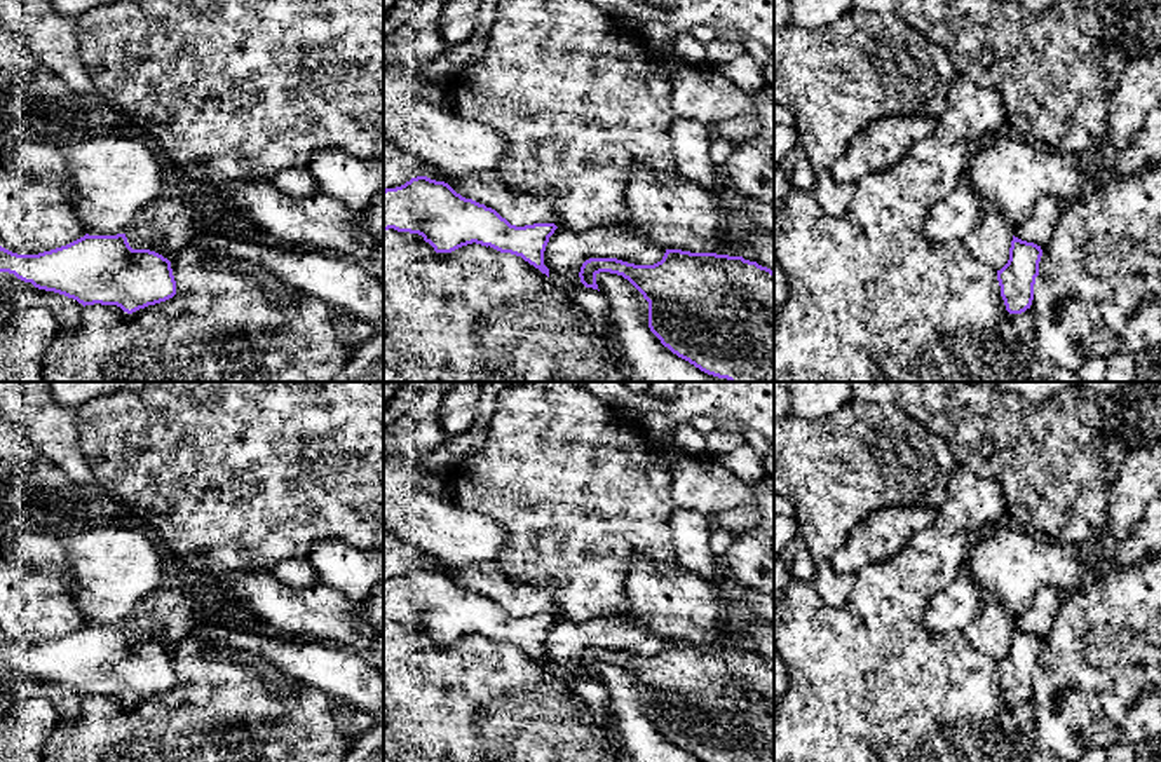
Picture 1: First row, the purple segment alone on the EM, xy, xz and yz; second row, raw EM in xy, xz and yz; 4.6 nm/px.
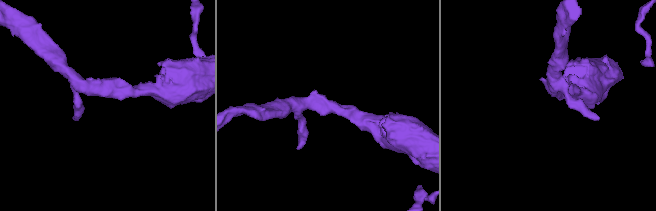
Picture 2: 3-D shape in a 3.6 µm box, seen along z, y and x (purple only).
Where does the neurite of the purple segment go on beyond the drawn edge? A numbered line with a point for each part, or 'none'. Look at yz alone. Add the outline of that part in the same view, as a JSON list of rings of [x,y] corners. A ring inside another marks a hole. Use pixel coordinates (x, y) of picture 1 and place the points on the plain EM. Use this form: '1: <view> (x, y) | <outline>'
none

